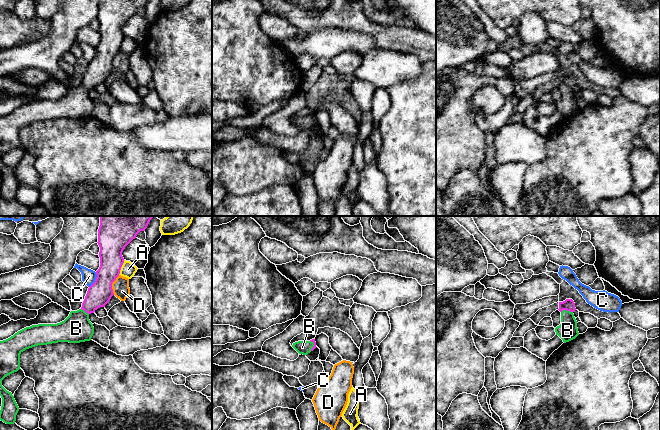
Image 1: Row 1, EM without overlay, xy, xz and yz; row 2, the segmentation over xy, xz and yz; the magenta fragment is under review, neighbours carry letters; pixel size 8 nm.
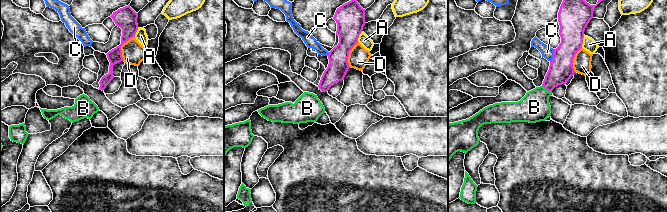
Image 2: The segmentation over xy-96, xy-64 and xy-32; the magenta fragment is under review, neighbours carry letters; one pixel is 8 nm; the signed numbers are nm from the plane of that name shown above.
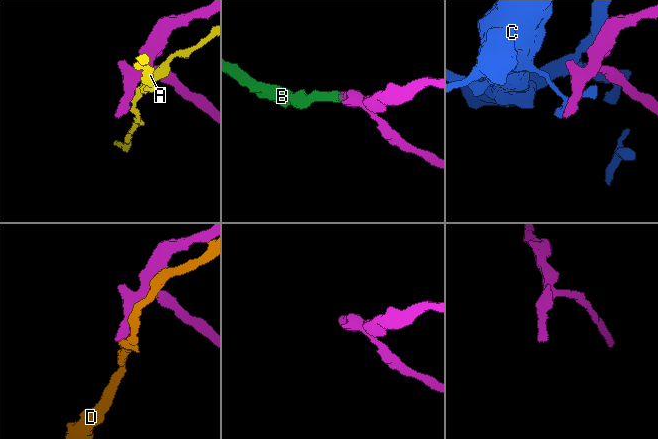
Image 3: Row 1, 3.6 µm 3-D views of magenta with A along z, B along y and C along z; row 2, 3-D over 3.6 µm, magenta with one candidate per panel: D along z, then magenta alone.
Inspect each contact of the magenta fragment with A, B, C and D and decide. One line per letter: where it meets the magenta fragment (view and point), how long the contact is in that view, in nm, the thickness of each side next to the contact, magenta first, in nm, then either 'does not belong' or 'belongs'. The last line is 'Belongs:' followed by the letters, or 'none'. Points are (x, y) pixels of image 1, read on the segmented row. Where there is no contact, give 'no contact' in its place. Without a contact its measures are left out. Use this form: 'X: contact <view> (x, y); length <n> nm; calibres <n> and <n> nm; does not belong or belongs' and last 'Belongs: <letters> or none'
A: contact xy (121, 266); length 130 nm; calibres 260 and 120 nm; does not belong
B: contact yz (566, 310); length 100 nm; calibres 90 and 160 nm; belongs
C: contact xy (95, 280); length 140 nm; calibres 190 and 110 nm; does not belong
D: contact xy (111, 285); length 170 nm; calibres 190 and 140 nm; does not belong
Belongs: B

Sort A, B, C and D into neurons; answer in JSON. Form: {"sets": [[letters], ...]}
{"sets": [["A"], ["B"], ["C"], ["D"]]}

